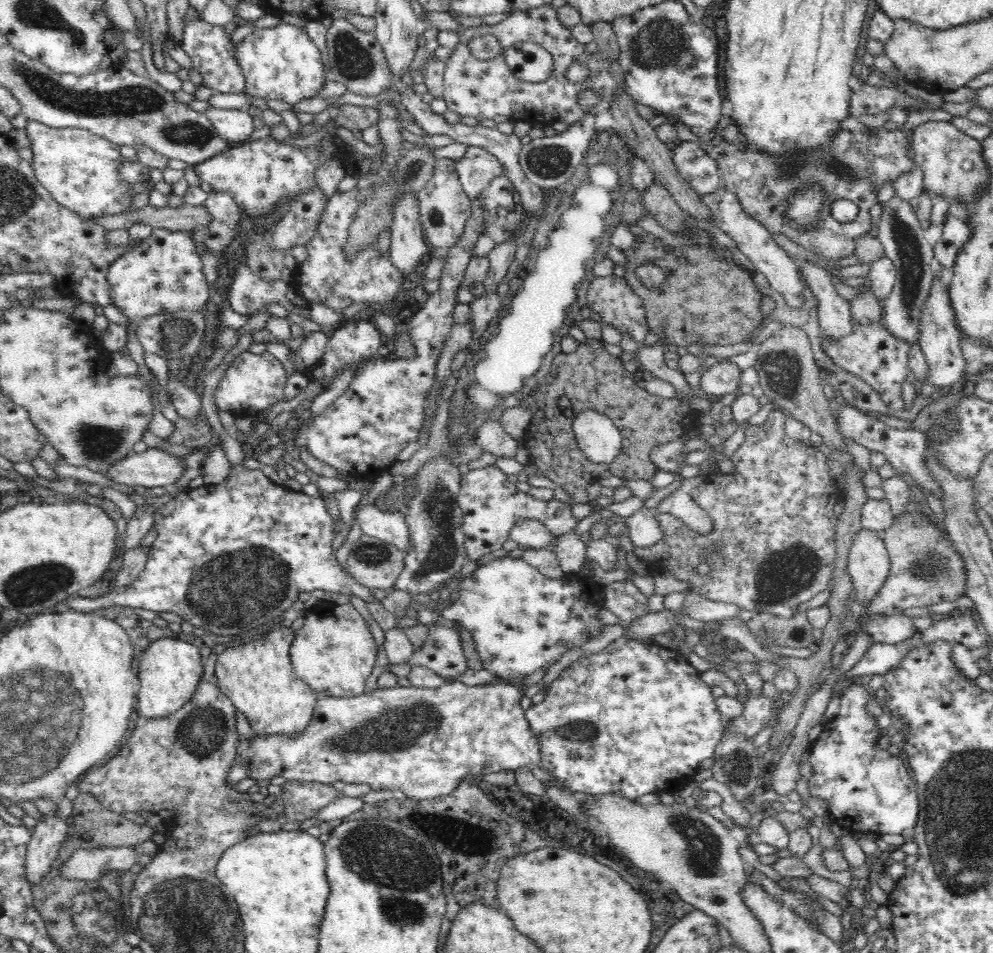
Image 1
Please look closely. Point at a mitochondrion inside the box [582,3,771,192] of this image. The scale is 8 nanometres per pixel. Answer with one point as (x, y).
(651, 47)

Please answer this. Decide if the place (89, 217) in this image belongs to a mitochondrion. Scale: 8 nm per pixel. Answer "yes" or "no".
no

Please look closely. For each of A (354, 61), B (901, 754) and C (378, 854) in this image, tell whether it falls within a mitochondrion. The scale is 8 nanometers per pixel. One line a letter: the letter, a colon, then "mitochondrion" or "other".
A: mitochondrion
B: other
C: mitochondrion

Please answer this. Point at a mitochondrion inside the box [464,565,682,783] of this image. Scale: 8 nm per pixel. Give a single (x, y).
(583, 731)

